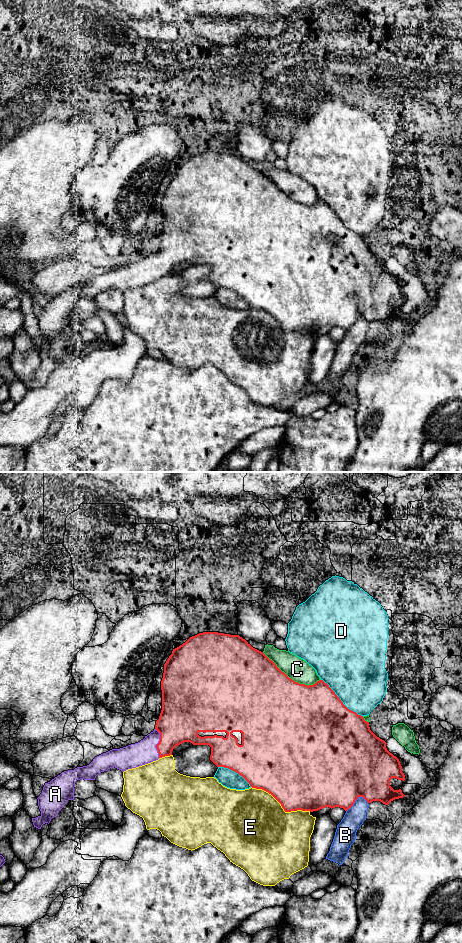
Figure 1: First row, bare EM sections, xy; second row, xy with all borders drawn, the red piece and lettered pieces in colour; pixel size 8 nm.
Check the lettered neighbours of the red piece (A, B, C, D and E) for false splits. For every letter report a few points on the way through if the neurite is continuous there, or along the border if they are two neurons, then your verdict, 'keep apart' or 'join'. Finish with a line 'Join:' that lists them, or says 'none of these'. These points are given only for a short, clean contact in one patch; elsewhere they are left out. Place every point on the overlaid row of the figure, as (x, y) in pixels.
A: runs through xy (180, 721), (158, 743), (144, 752); join
B: keep apart
C: keep apart
D: keep apart
E: keep apart
Join: A

